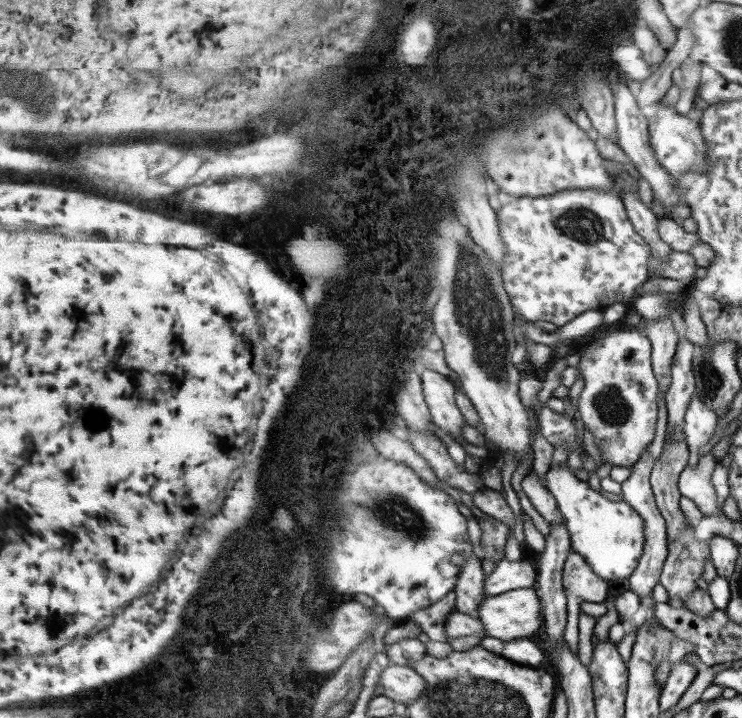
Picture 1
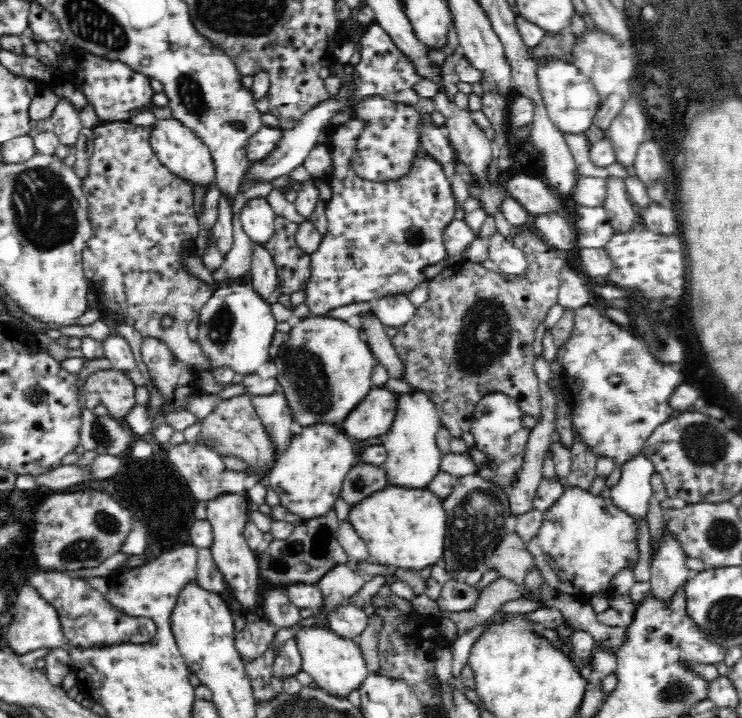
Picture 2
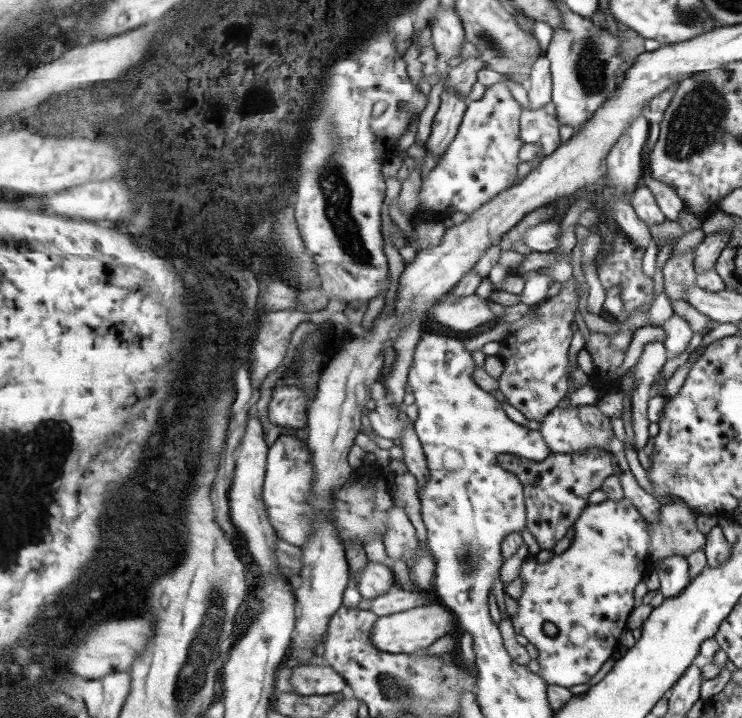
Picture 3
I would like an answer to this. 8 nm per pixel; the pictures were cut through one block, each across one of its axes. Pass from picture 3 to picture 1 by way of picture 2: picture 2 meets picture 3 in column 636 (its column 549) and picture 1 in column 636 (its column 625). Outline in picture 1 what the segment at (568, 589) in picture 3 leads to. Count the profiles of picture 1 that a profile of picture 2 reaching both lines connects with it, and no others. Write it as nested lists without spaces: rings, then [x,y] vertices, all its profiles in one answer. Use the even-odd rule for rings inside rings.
[[[568,464],[550,468],[547,486],[564,512],[575,552],[586,556],[595,573],[609,588],[610,583],[630,578],[640,564],[647,542],[646,521],[641,518],[641,514],[623,499],[612,502],[600,492],[592,490],[588,481],[580,480]]]

